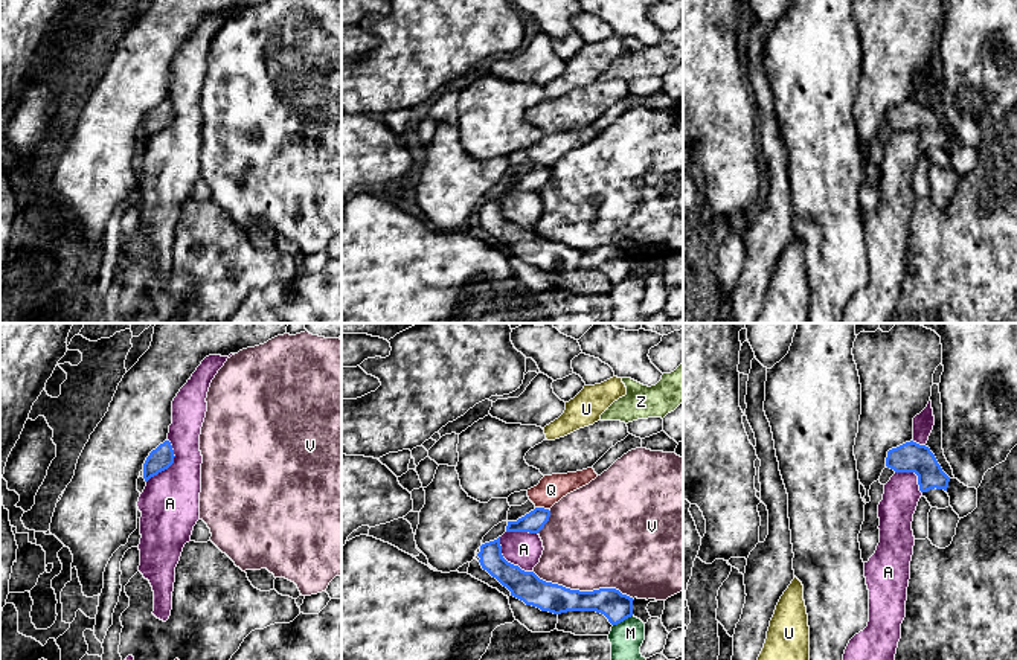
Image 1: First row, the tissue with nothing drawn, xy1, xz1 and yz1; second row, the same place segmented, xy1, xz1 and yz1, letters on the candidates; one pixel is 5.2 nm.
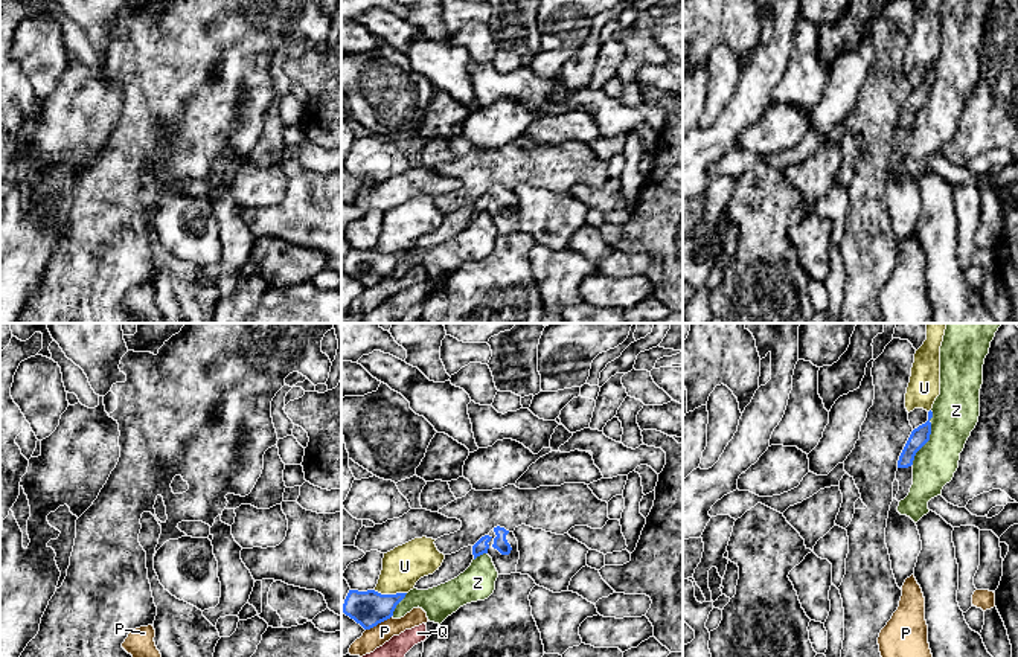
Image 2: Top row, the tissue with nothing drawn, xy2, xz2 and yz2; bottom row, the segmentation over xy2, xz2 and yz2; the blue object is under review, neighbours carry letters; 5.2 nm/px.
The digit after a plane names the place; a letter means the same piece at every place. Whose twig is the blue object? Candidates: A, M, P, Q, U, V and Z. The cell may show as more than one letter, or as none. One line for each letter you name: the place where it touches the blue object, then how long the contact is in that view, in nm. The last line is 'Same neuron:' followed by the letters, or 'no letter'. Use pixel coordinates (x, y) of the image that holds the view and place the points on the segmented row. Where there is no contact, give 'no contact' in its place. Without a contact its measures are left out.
Same neuron: no letter

